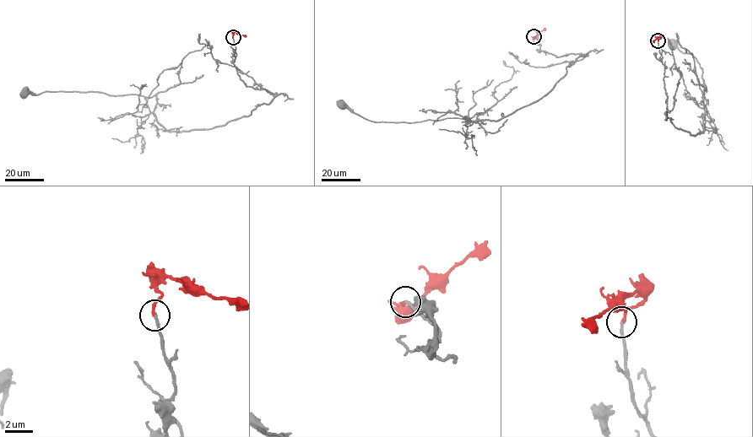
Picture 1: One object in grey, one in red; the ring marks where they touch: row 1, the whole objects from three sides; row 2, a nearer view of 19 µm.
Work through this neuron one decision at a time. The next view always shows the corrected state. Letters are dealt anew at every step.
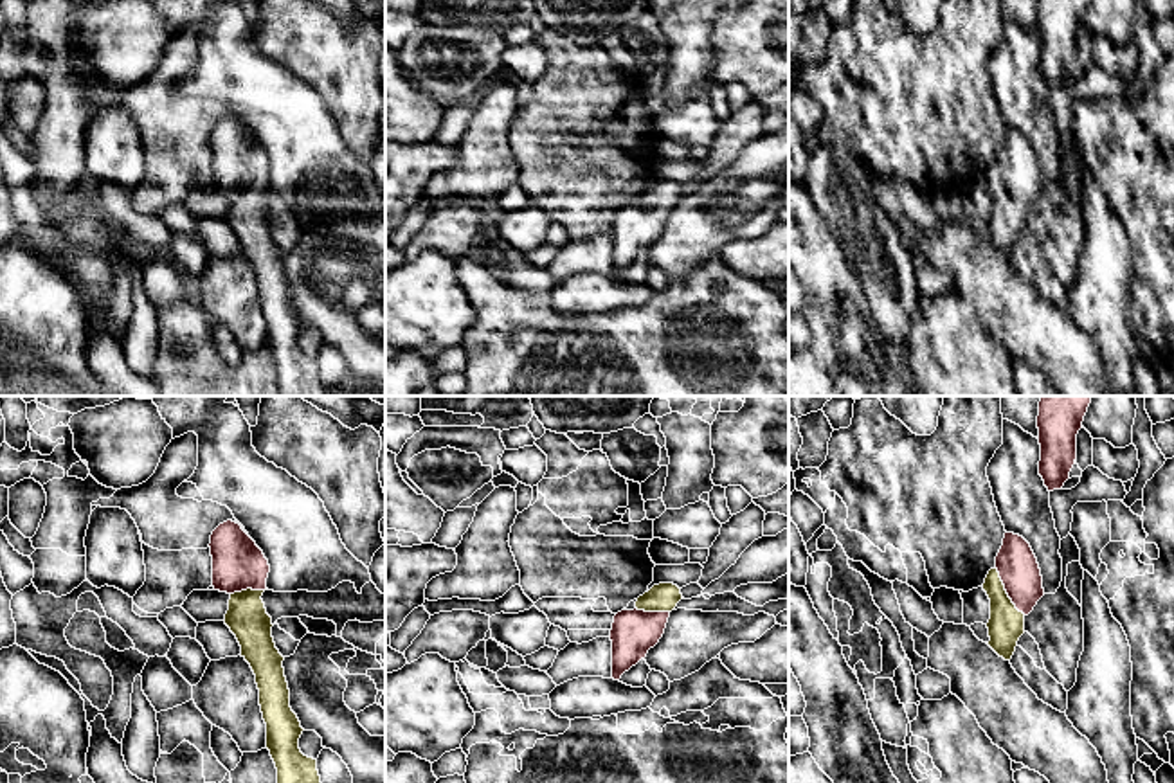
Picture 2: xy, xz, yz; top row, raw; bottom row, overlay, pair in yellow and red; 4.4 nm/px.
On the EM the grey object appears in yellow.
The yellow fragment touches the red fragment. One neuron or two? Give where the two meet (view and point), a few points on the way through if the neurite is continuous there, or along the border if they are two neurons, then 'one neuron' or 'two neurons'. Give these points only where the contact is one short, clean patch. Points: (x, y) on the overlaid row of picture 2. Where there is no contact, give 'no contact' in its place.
meets yellow in yz at (1005, 593); runs through yz (1005, 627), (1005, 593), (1016, 582), (1018, 567); one neuron

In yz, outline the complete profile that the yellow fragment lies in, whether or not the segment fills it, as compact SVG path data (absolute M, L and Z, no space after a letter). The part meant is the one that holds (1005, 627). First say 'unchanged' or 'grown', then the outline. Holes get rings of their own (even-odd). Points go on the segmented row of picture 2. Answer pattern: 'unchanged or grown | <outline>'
grown | M1005 533L996 567L989 571L983 590L990 599L987 644L1010 661L1025 634L1025 617L1044 596L1037 558L1023 536Z

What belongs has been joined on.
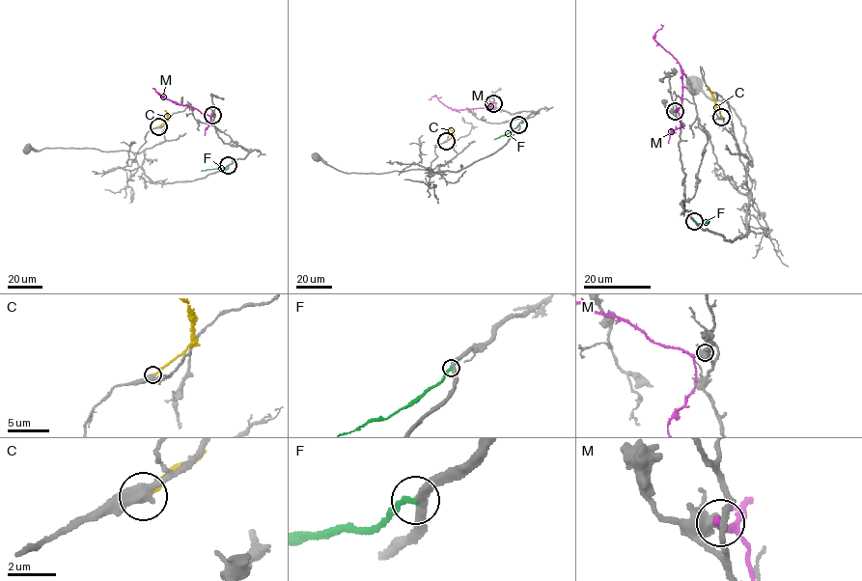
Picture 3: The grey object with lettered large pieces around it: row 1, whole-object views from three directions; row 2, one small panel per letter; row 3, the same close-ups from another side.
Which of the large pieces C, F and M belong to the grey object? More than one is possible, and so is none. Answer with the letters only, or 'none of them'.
none of them

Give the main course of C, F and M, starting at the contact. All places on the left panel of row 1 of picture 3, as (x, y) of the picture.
C: (158, 126), (167, 120), (164, 110)
F: (228, 166), (201, 171)
M: (212, 115), (177, 104), (152, 89)

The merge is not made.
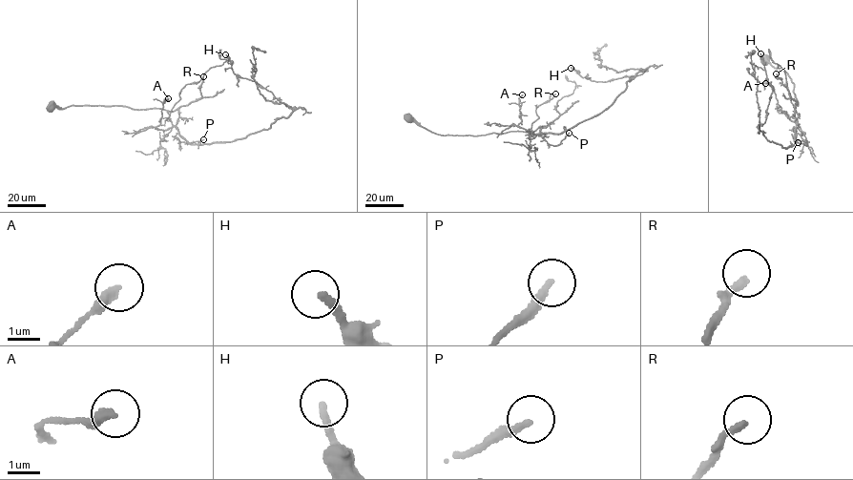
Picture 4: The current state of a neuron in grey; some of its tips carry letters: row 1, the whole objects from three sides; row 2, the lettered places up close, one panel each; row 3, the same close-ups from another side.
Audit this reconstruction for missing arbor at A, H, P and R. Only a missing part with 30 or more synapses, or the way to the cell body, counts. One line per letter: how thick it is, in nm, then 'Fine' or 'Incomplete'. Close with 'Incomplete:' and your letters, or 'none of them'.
A: Thickness 320 nm. Fine
H: Thickness 240 nm. Incomplete
P: Thickness 200 nm. Fine
R: Thickness 200 nm. Fine
Incomplete: H

